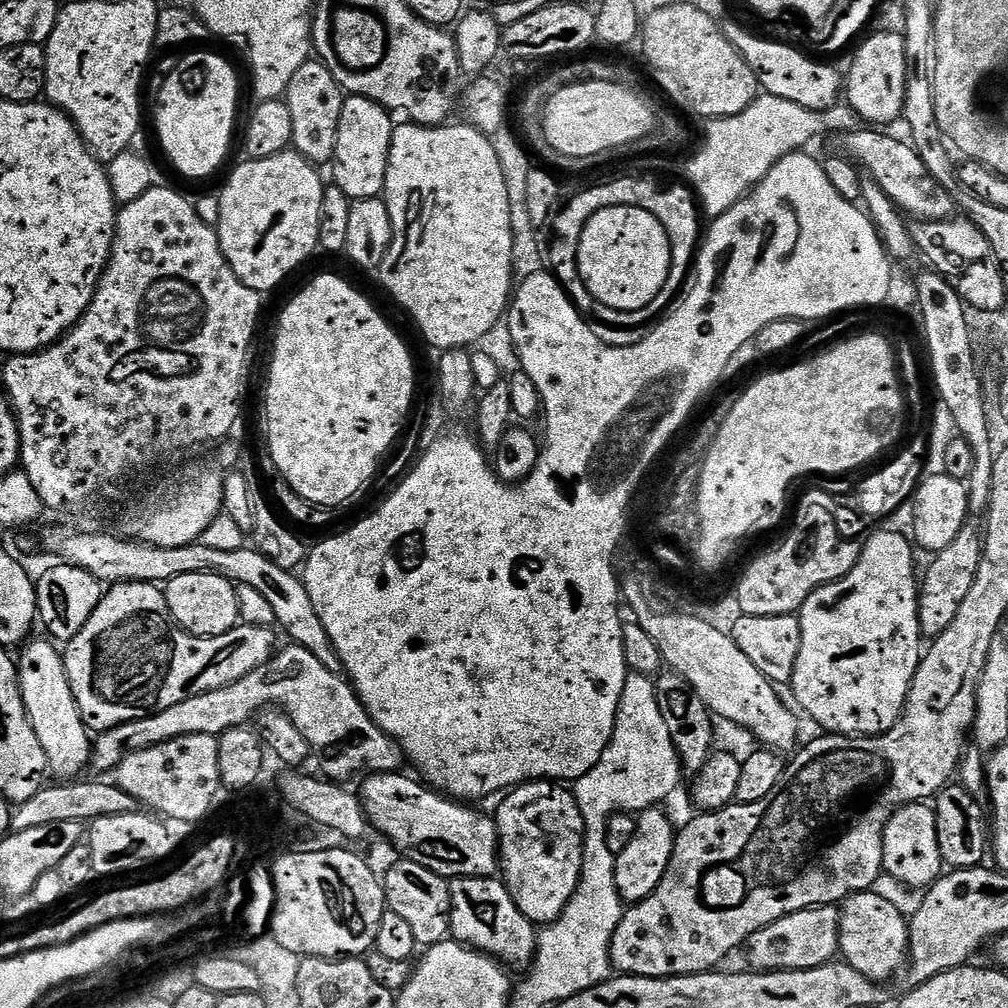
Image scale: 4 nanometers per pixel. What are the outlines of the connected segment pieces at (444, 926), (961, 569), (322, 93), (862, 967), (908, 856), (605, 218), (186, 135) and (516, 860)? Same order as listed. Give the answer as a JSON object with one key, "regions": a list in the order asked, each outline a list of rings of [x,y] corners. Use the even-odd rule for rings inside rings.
{"regions":[[[[397,859],[397,864],[392,864],[388,868],[388,873],[383,873],[382,883],[384,886],[384,898],[387,911],[398,914],[410,926],[417,945],[431,946],[441,944],[443,940],[450,936],[450,890],[448,889],[448,880],[443,876],[434,874],[434,870],[426,870],[426,866],[418,866],[418,862]]],[[[969,522],[964,525],[964,529],[960,531],[958,534],[958,538],[954,538],[954,542],[950,542],[950,546],[946,546],[946,550],[942,550],[941,552],[935,553],[931,557],[932,560],[928,564],[928,569],[925,570],[923,569],[922,572],[922,579],[919,581],[918,584],[918,599],[920,602],[920,605],[918,606],[918,614],[920,615],[920,635],[921,637],[924,638],[935,638],[937,636],[940,636],[945,630],[946,626],[950,626],[950,621],[954,617],[958,615],[958,609],[961,608],[963,600],[966,599],[966,593],[970,591],[970,586],[974,586],[974,578],[978,578],[978,566],[982,562],[982,558],[984,557],[984,546],[982,543],[982,532],[981,529],[978,527],[977,529],[974,526],[975,523]]],[[[309,59],[307,64],[290,78],[286,93],[290,106],[290,118],[294,122],[292,148],[317,166],[324,166],[331,161],[338,142],[338,118],[342,118],[342,106],[346,93],[334,74],[319,59]]],[[[876,890],[856,892],[840,908],[840,951],[850,967],[877,982],[888,979],[905,967],[908,955],[908,920],[892,900],[879,896]]],[[[917,802],[897,808],[884,831],[882,842],[884,872],[892,880],[908,888],[927,890],[940,879],[946,865],[938,850],[938,822],[931,803]]],[[[614,206],[606,210],[598,210],[590,222],[586,222],[586,230],[582,230],[582,242],[578,250],[578,266],[580,277],[588,287],[593,301],[600,308],[613,308],[621,314],[630,314],[634,310],[642,310],[658,298],[658,290],[666,286],[666,278],[672,265],[672,247],[666,238],[666,230],[654,218],[654,214],[646,214],[646,210],[638,210],[630,206]]],[[[204,50],[189,51],[192,52],[189,56],[175,61],[172,73],[163,77],[164,85],[156,96],[156,136],[160,139],[160,148],[168,155],[169,162],[192,180],[204,180],[223,166],[236,128],[236,99],[240,96],[240,84],[231,62],[216,52],[200,51]]],[[[529,782],[521,784],[509,791],[503,797],[504,800],[497,806],[494,811],[494,819],[496,822],[496,839],[498,841],[498,872],[502,877],[505,887],[508,888],[510,898],[514,900],[514,906],[518,906],[518,910],[522,910],[522,914],[526,914],[526,918],[531,924],[537,926],[547,926],[553,924],[560,915],[566,910],[566,906],[570,902],[570,898],[574,894],[574,890],[580,881],[582,874],[582,858],[584,857],[584,819],[578,810],[578,802],[575,795],[571,791],[568,792],[567,787],[561,786],[556,782]]]]}

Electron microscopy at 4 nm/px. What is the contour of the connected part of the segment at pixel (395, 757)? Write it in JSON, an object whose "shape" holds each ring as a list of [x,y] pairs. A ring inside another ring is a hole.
{"shape":[[[293,643],[287,647],[281,647],[264,664],[238,678],[238,682],[191,696],[166,710],[99,733],[92,745],[91,767],[96,767],[100,774],[111,773],[131,752],[158,746],[179,736],[206,734],[218,738],[230,728],[247,725],[261,708],[275,706],[298,726],[309,749],[320,751],[319,771],[327,779],[349,782],[355,776],[363,778],[401,771],[406,764],[404,751],[372,721],[351,683],[341,673],[326,670],[310,650]]]}

